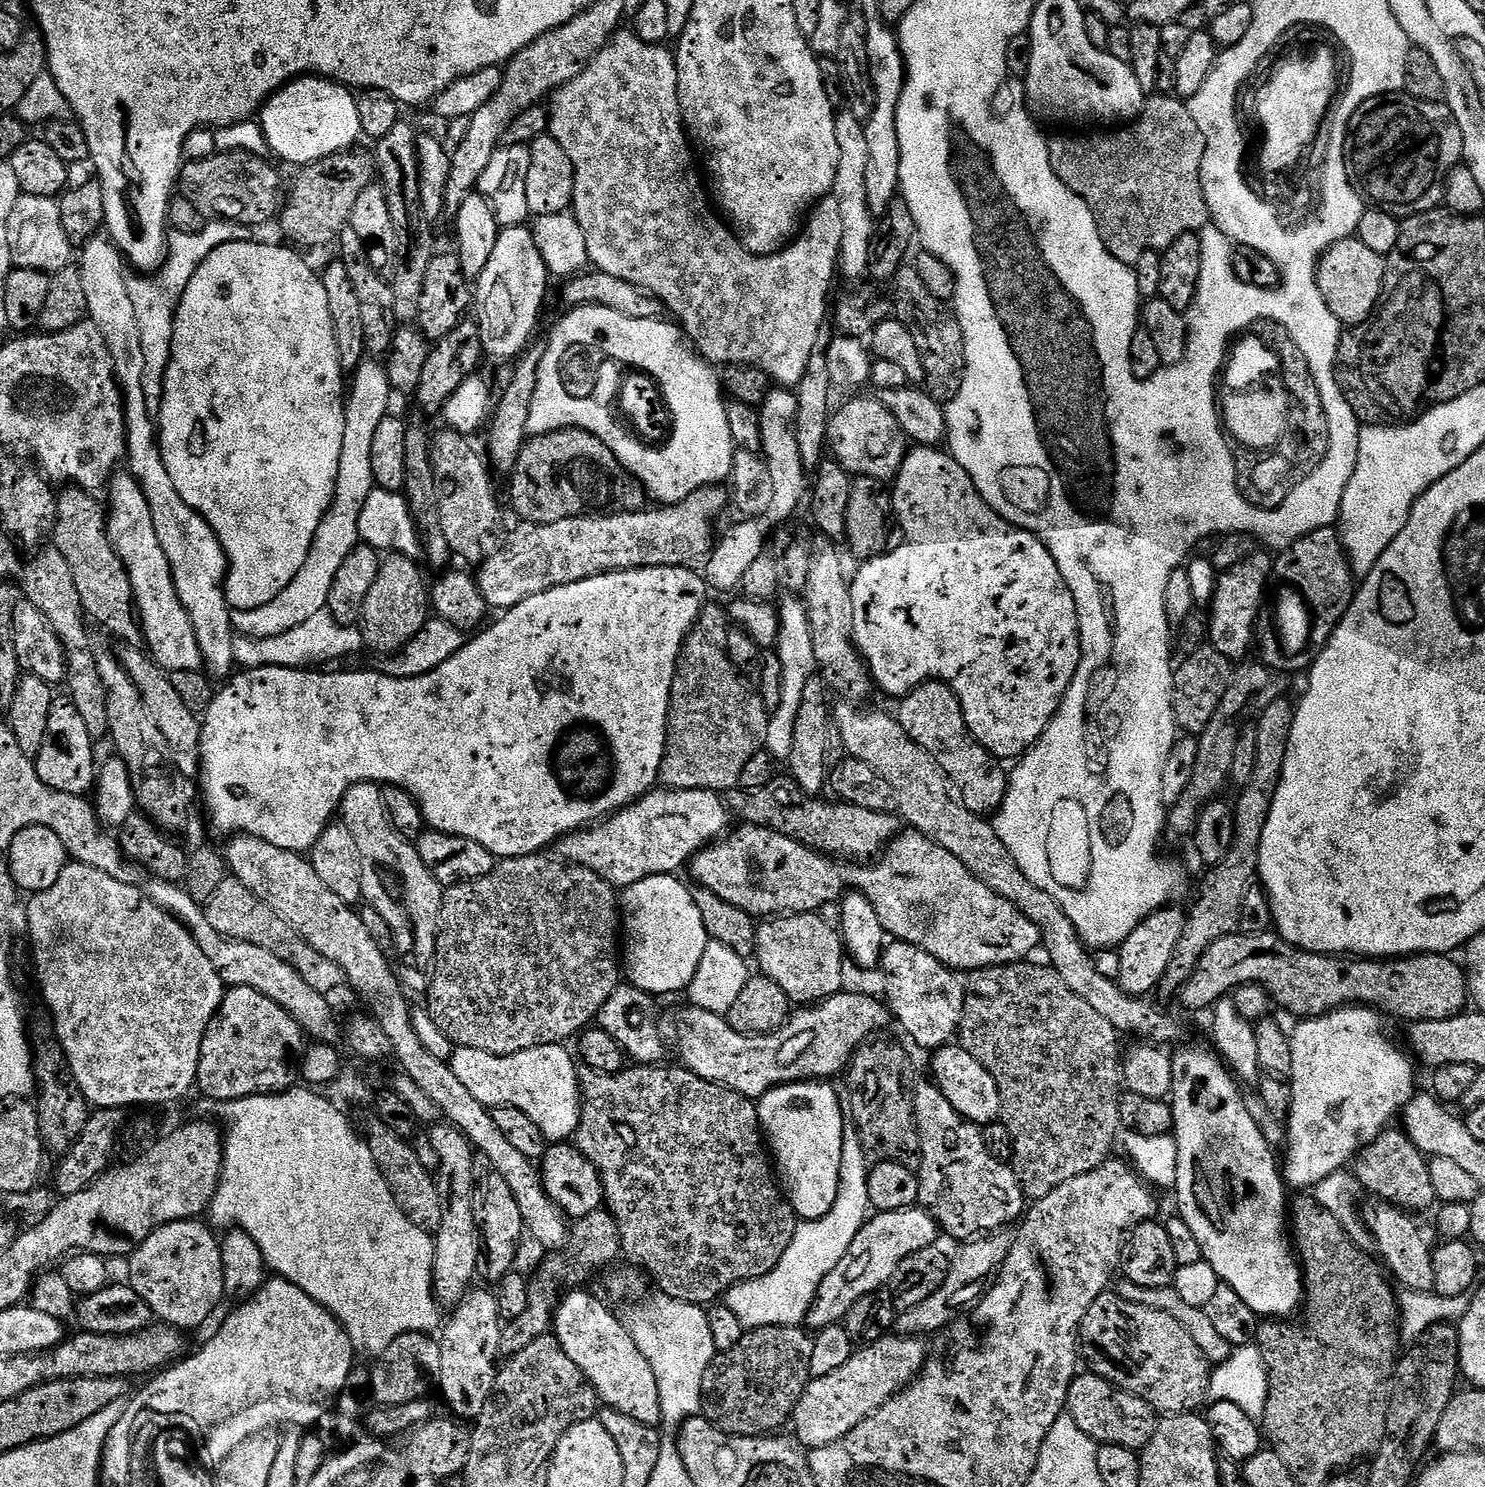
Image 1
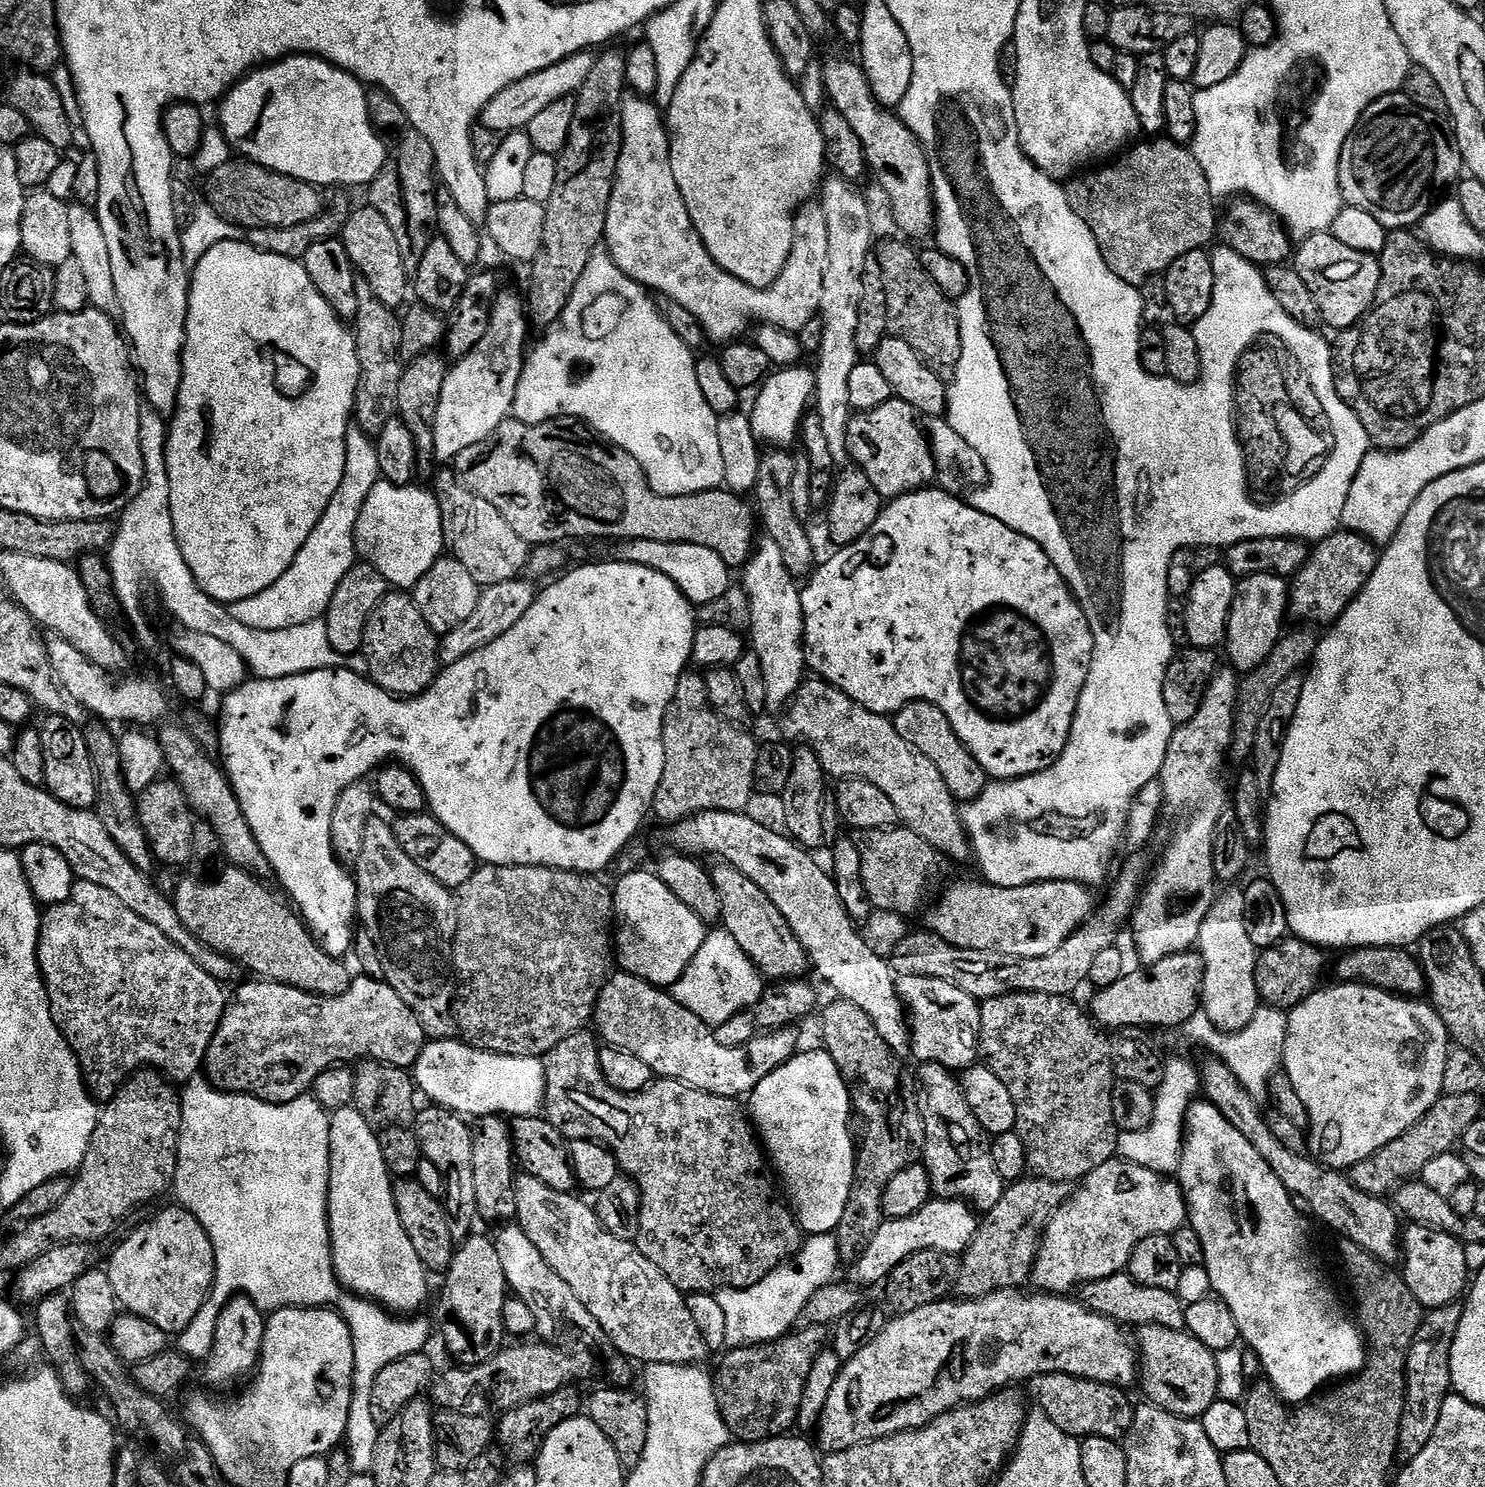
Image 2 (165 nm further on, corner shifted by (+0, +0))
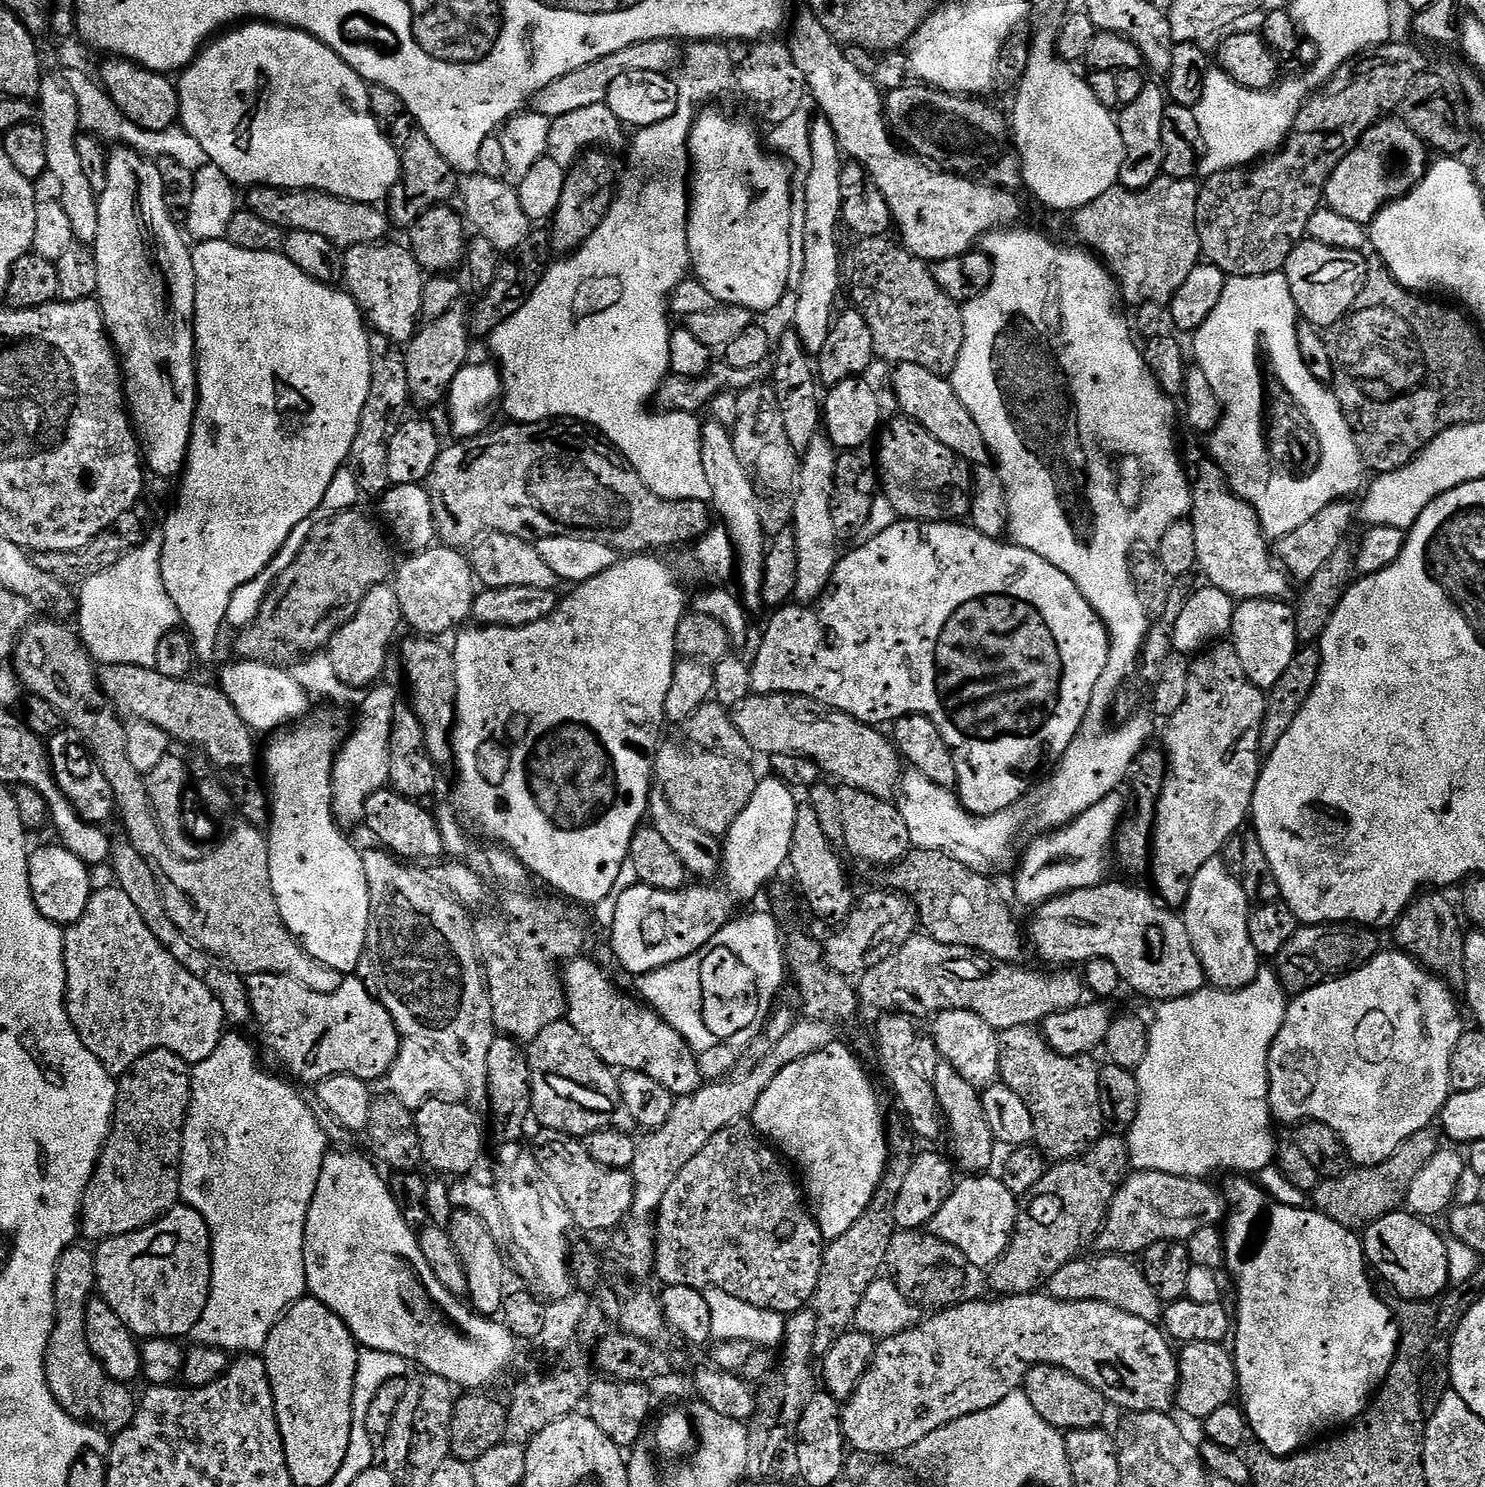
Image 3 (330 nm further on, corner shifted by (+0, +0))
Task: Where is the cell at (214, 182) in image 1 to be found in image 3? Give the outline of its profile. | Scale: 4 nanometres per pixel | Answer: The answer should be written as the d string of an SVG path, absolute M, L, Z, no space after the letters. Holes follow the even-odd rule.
M252 186L247 192L247 211L258 214L258 218L288 232L310 230L310 234L322 234L322 238L330 238L330 242L334 242L334 246L342 250L363 244L381 243L387 237L384 235L390 231L387 211L374 204L344 200L341 196L332 196L329 192L316 192L312 188Z

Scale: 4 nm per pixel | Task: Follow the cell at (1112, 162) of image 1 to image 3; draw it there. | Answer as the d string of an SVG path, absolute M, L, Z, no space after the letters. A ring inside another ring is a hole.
M1162 174L1150 186L1137 192L1119 186L1106 190L1102 198L1094 198L1094 202L1071 213L1070 220L1076 227L1077 234L1085 240L1083 243L1097 257L1102 258L1103 263L1114 273L1123 303L1125 300L1132 304L1131 306L1144 303L1167 305L1168 301L1174 298L1178 286L1186 282L1190 270L1194 270L1194 266L1201 263L1202 253L1196 225L1199 193L1200 184L1195 179L1179 180Z

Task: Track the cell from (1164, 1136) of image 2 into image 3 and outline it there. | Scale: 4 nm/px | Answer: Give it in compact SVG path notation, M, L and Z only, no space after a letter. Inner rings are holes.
M1261 970L1250 982L1250 986L1242 986L1238 990L1226 990L1225 988L1213 988L1205 986L1199 988L1194 994L1163 1001L1156 1012L1156 1017L1150 1020L1148 1029L1148 1049L1146 1056L1136 1069L1136 1081L1138 1082L1138 1118L1134 1118L1134 1126L1126 1134L1128 1142L1128 1162L1137 1172L1161 1172L1162 1174L1174 1174L1185 1176L1195 1180L1208 1180L1215 1172L1223 1174L1258 1174L1263 1168L1273 1167L1276 1159L1278 1139L1272 1133L1274 1117L1272 1107L1268 1105L1268 1059L1270 1050L1274 1046L1274 1038L1278 1038L1278 1030L1282 1030L1282 1022L1288 1013L1290 1000L1280 985L1280 980L1275 971Z

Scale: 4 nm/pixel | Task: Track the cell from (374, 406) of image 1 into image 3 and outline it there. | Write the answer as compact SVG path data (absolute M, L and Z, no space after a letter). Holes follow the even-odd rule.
M347 466L340 468L338 474L334 474L334 482L330 482L330 486L326 490L326 498L322 498L322 506L318 506L318 510L314 510L311 520L300 523L294 529L294 534L290 534L290 538L284 543L280 553L273 558L270 566L266 566L266 570L262 570L262 574L258 574L258 578L250 578L250 582L246 582L246 586L238 586L238 590L234 590L234 598L230 598L230 610L226 610L227 627L229 629L232 627L236 628L235 630L243 630L249 624L253 624L262 610L269 590L272 589L272 582L277 580L286 568L298 558L316 526L324 520L334 518L340 512L353 511L359 505L356 504L359 500L362 500L362 493L358 482L354 482L354 474Z

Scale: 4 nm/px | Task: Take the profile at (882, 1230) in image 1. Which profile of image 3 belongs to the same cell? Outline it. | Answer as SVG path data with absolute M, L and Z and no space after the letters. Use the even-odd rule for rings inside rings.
M968 1174L957 1183L956 1189L946 1198L942 1210L934 1214L927 1231L938 1238L958 1246L966 1254L973 1269L991 1269L1002 1258L1016 1233L1018 1198L1010 1192L1000 1178L992 1174Z

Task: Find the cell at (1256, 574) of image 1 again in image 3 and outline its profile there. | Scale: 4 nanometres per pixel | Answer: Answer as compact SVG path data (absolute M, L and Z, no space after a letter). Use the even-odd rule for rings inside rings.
M1270 598L1239 601L1233 610L1230 643L1238 654L1238 662L1242 662L1242 670L1246 670L1246 678L1250 678L1254 686L1272 689L1274 682L1278 682L1290 667L1290 662L1294 662L1294 654L1298 651L1295 607L1284 600Z

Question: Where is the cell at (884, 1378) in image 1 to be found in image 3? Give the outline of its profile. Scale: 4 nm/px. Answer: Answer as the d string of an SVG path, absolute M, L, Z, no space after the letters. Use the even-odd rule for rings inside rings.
M1029 1292L1026 1296L1000 1296L992 1298L996 1300L972 1300L965 1299L964 1303L956 1304L952 1308L945 1308L937 1311L927 1320L921 1319L916 1327L906 1330L897 1336L891 1336L879 1341L876 1345L876 1356L872 1359L872 1364L866 1370L862 1382L854 1390L854 1394L843 1405L842 1415L844 1417L844 1438L847 1447L853 1453L863 1454L869 1458L892 1458L895 1452L907 1453L926 1434L934 1434L942 1426L954 1422L958 1418L966 1418L966 1414L974 1414L978 1410L990 1410L990 1406L998 1406L1006 1394L1014 1394L1021 1391L1026 1374L1035 1364L1053 1364L1059 1368L1064 1368L1070 1374L1082 1378L1082 1382L1090 1382L1094 1390L1098 1390L1108 1399L1109 1405L1116 1404L1125 1413L1130 1412L1168 1412L1173 1407L1176 1398L1176 1389L1180 1386L1180 1362L1177 1353L1172 1352L1173 1345L1166 1335L1163 1327L1142 1322L1142 1318L1134 1318L1134 1314L1126 1314L1126 1310L1118 1310L1106 1302L1097 1300L1059 1300L1040 1292Z

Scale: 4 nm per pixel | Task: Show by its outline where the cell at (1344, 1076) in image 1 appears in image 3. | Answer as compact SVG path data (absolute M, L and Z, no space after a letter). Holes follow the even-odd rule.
M1381 950L1369 964L1299 993L1289 1003L1282 1030L1278 1030L1278 1038L1274 1038L1268 1059L1268 1105L1272 1107L1273 1117L1287 1126L1295 1126L1301 1120L1317 1120L1330 1126L1330 1130L1334 1130L1346 1146L1351 1163L1356 1166L1386 1162L1386 1158L1390 1158L1390 1154L1394 1154L1406 1138L1418 1134L1418 1130L1429 1127L1439 1117L1450 1095L1450 1054L1454 1054L1454 1046L1458 1046L1458 1038L1466 1030L1466 1024L1460 1021L1460 1008L1452 997L1453 989L1413 960L1407 952L1391 951Z

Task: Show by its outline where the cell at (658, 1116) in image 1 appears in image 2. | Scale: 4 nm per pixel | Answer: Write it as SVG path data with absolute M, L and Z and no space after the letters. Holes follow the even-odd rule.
M589 1032L570 1034L543 1057L546 1094L542 1112L569 1141L597 1140L609 1148L620 1163L621 1173L639 1186L640 1229L634 1241L637 1250L685 1294L749 1288L795 1256L802 1243L800 1224L778 1195L765 1149L741 1101L663 1078L653 1079L651 1086L634 1094L614 1090L600 1069L601 1045Z

